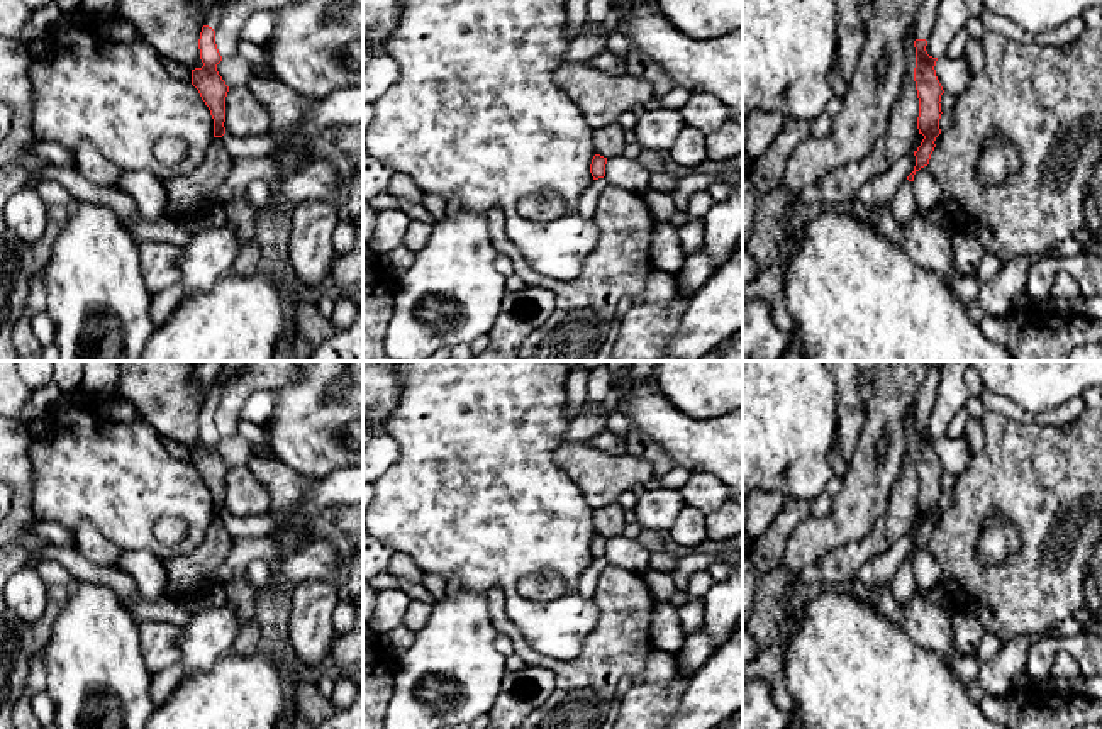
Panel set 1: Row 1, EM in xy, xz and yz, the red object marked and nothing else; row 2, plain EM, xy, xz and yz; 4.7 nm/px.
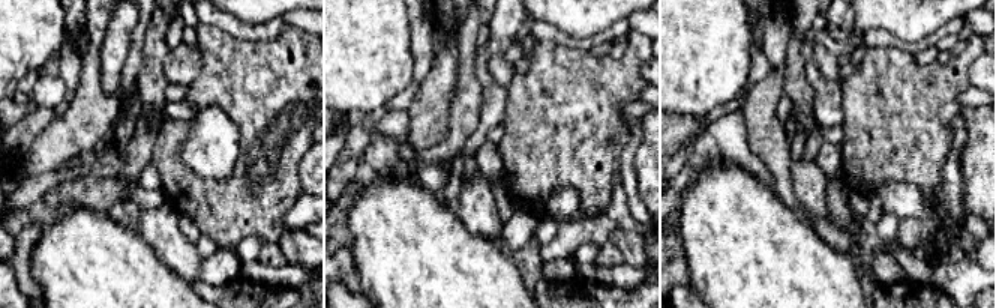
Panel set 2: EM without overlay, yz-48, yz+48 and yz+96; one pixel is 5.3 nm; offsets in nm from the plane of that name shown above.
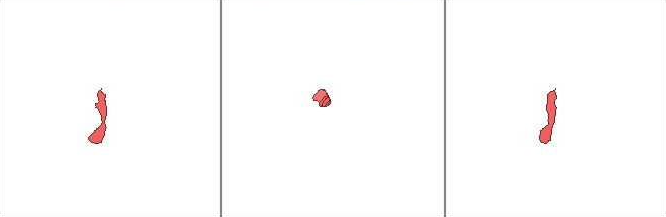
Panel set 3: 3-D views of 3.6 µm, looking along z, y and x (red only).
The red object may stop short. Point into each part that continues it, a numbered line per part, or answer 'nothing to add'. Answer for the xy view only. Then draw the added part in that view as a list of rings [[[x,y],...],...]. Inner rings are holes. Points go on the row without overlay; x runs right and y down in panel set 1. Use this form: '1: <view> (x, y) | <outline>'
1: xy (229, 368) | [[[224,361],[220,375],[210,387],[209,398],[207,398],[205,405],[212,407],[214,410],[217,409],[220,397],[222,397],[222,388],[224,388],[227,378],[231,375],[236,375],[244,364],[246,364],[246,361]]]

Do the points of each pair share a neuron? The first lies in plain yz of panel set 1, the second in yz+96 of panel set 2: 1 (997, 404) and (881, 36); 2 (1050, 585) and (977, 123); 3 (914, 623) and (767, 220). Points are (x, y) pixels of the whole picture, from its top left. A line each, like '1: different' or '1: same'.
1: same
2: different
3: different

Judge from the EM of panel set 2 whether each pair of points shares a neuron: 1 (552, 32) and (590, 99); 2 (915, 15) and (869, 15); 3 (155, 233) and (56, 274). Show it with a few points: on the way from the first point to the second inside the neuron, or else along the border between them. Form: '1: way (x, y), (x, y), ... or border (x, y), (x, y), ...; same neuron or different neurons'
1: border (536, 41), (552, 41), (588, 51); different neurons
2: way (903, 15), (881, 15); same neuron
3: border (135, 232), (167, 263); different neurons

